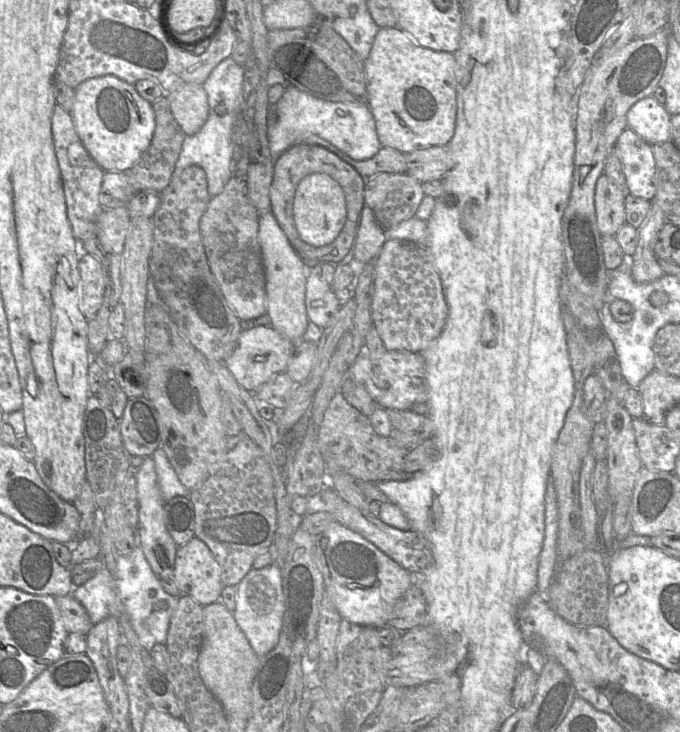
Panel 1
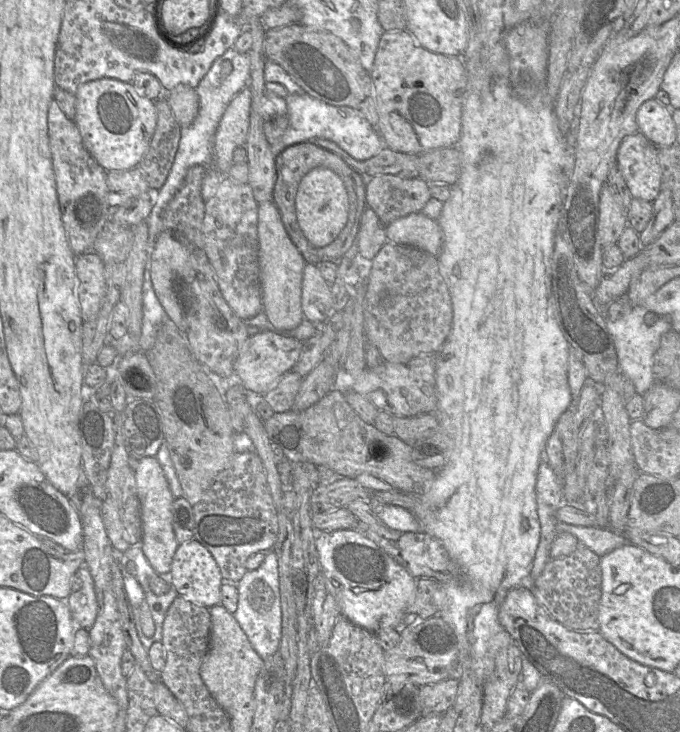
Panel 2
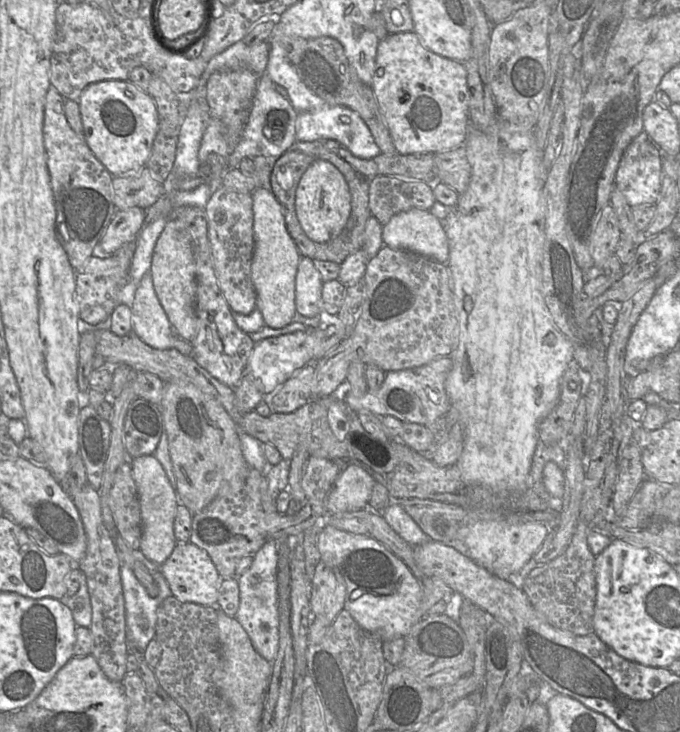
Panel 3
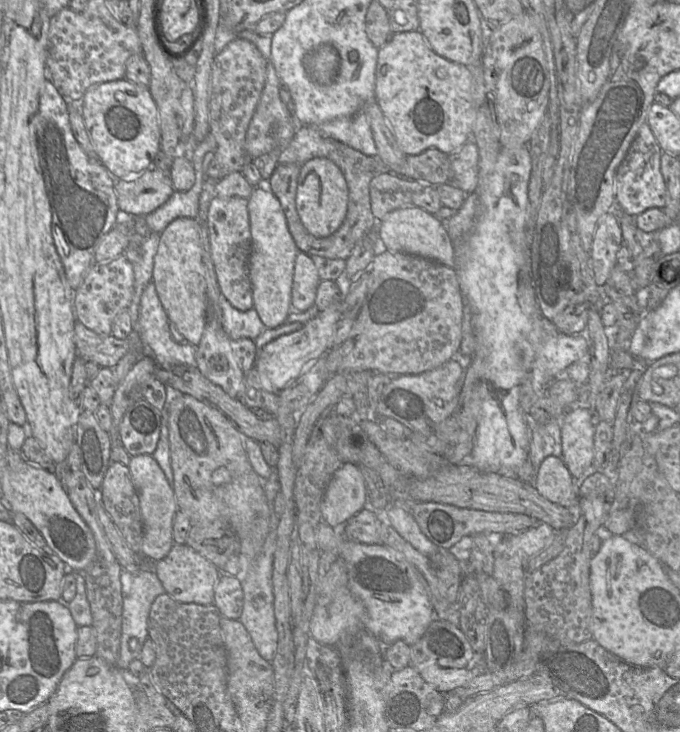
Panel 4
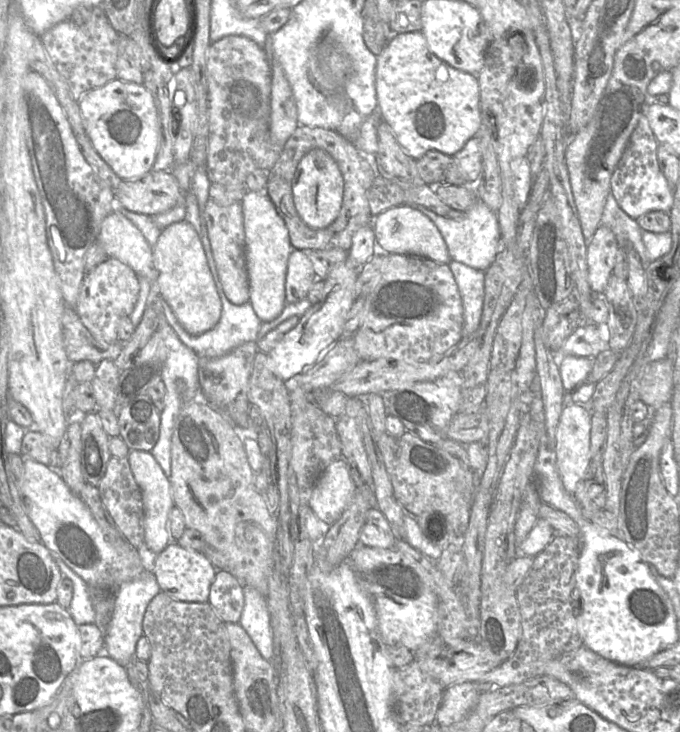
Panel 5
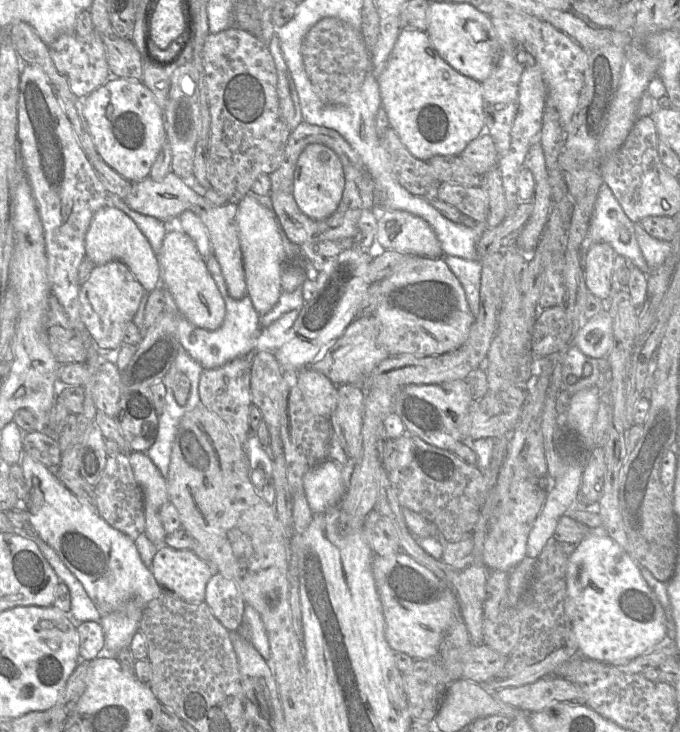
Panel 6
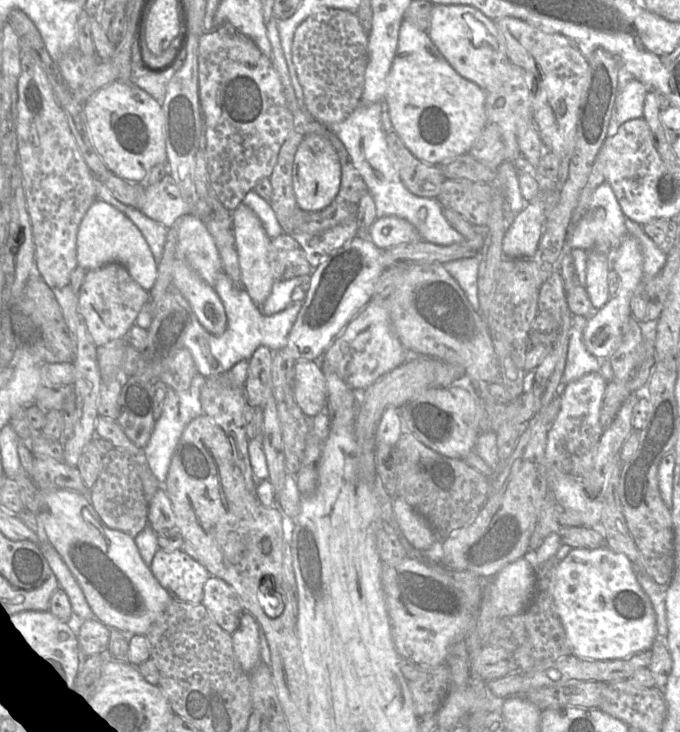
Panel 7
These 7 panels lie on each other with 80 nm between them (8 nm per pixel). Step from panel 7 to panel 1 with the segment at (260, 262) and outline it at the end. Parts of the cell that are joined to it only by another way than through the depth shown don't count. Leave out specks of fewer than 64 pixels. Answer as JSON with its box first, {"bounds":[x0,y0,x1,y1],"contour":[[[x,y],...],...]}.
{"bounds":[258,211,312,343],"contour":[[[271,211],[261,213],[259,217],[258,240],[265,269],[267,313],[272,327],[293,343],[301,342],[309,323],[305,292],[308,271],[312,268],[306,267]]]}

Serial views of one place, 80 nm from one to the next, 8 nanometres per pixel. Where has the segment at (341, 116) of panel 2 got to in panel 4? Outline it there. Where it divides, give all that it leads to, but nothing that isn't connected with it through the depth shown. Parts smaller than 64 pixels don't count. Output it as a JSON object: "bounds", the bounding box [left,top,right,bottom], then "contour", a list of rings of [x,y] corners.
{"bounds":[318,112,377,156],"contour":[[[363,112],[333,119],[320,125],[318,129],[325,136],[342,142],[366,156],[377,156],[370,123]]]}

